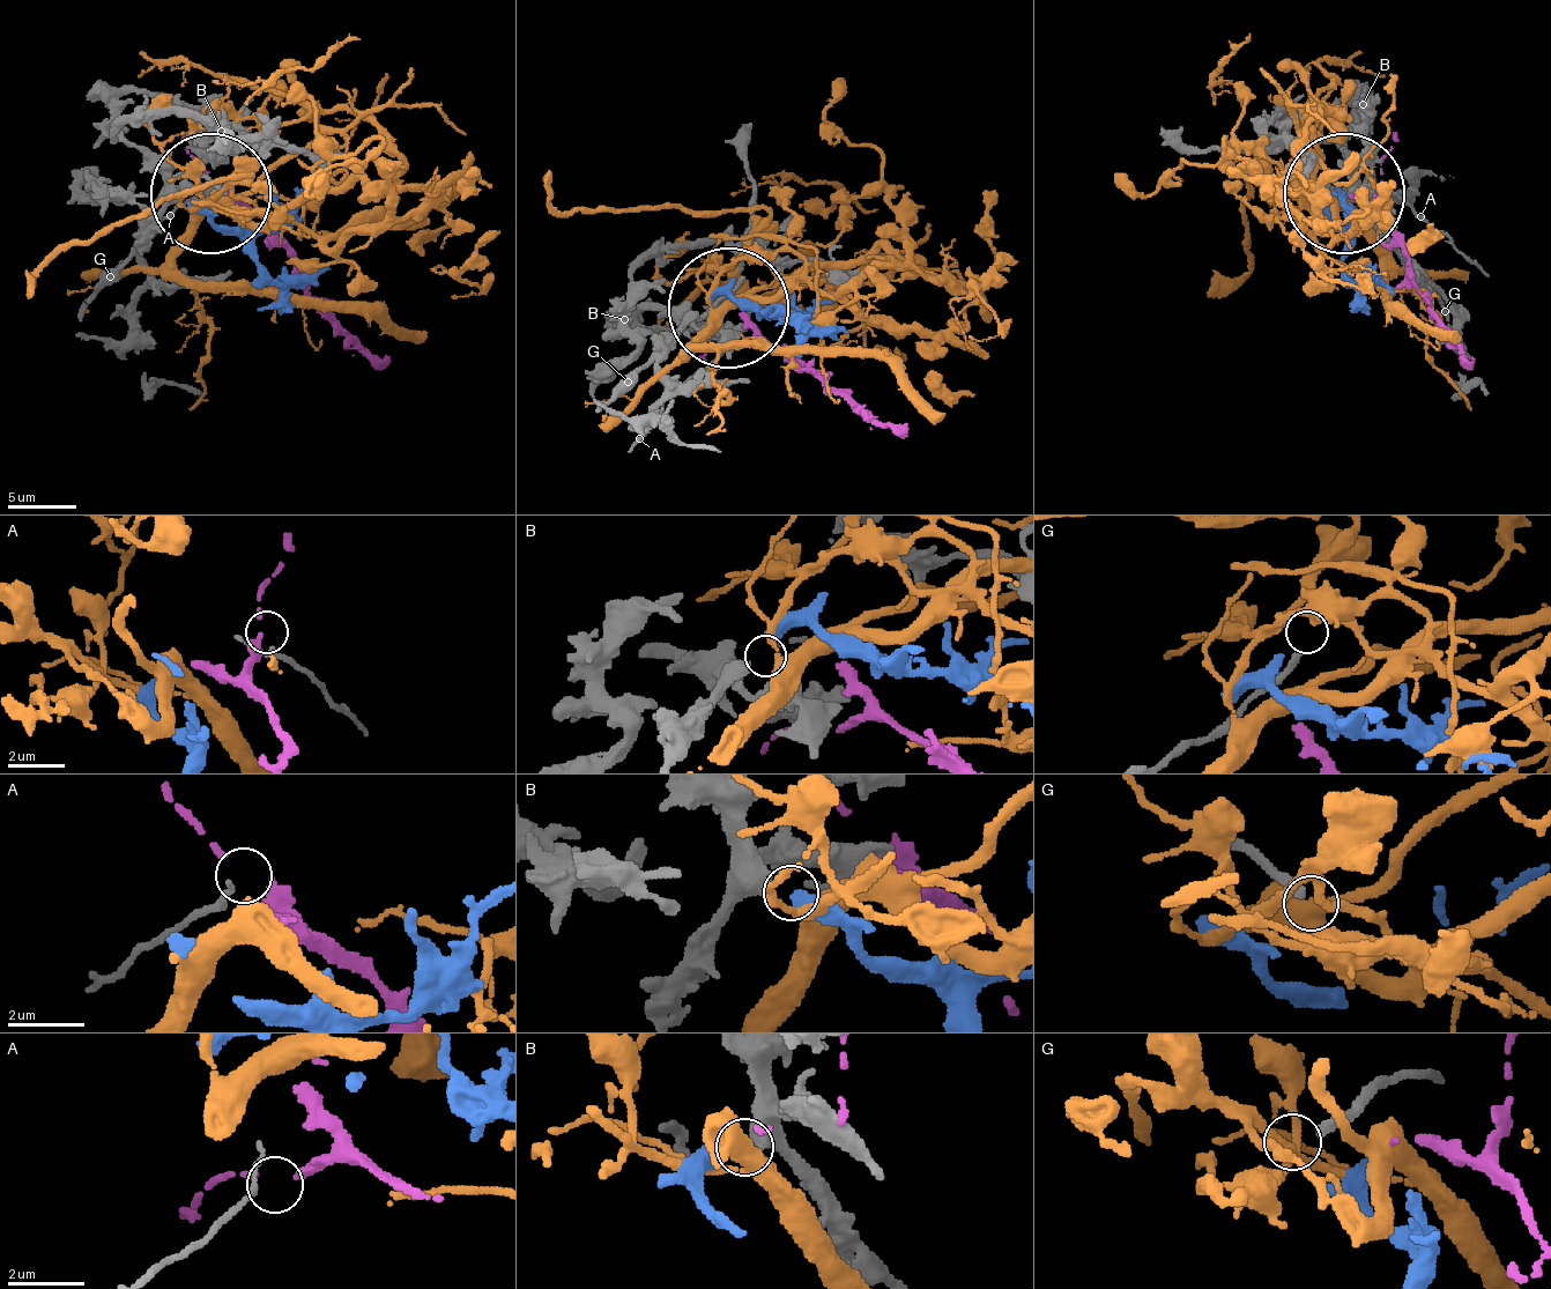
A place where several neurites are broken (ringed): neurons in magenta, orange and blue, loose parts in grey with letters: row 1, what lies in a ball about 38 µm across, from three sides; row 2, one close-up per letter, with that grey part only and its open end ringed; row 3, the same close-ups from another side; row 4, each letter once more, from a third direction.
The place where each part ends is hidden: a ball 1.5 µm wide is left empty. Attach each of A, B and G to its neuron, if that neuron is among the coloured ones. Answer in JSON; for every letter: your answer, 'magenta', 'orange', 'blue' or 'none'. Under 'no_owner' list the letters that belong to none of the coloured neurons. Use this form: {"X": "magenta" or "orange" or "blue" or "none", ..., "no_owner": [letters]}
{"A": "none", "B": "blue", "G": "none", "no_owner": ["A", "G"]}

